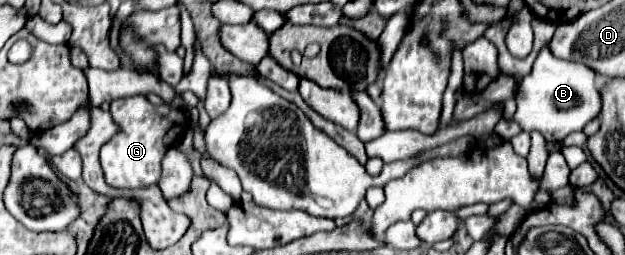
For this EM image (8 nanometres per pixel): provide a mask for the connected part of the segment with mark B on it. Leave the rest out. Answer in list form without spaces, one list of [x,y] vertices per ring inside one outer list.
[[[543,46],[533,62],[533,70],[519,82],[515,94],[517,112],[515,122],[525,132],[541,132],[547,142],[563,142],[571,132],[583,130],[585,124],[601,112],[601,96],[595,84],[595,72],[583,64],[559,60]]]

